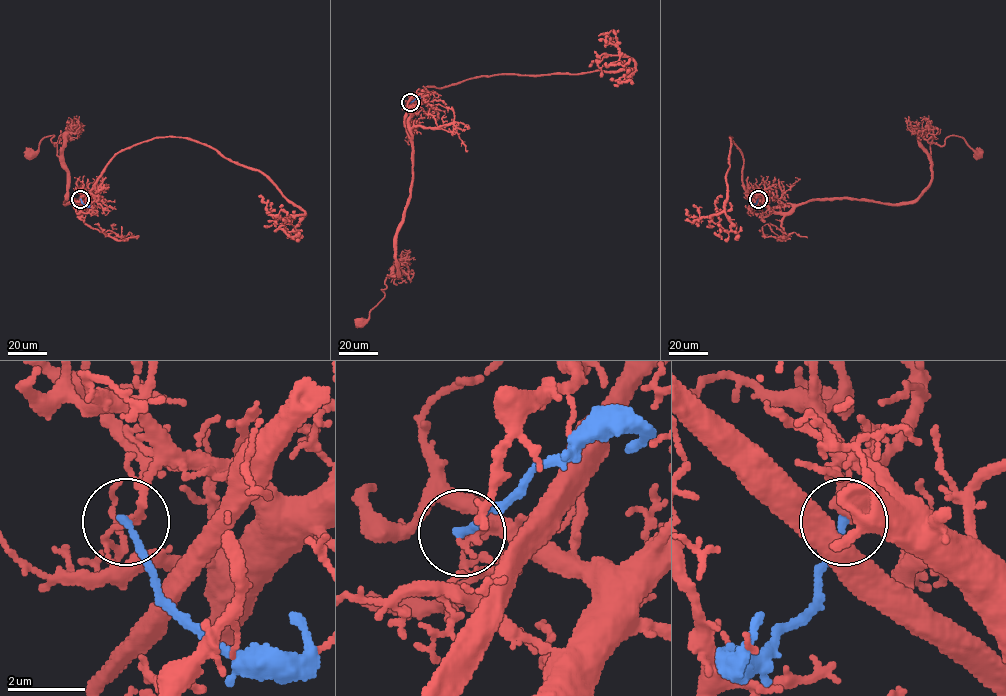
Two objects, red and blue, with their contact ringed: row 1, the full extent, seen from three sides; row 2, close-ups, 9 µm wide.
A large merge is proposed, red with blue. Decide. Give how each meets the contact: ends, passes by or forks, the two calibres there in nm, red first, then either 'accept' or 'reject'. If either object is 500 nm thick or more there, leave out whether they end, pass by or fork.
red passes by | blue ends | 130/220 nm | reject

